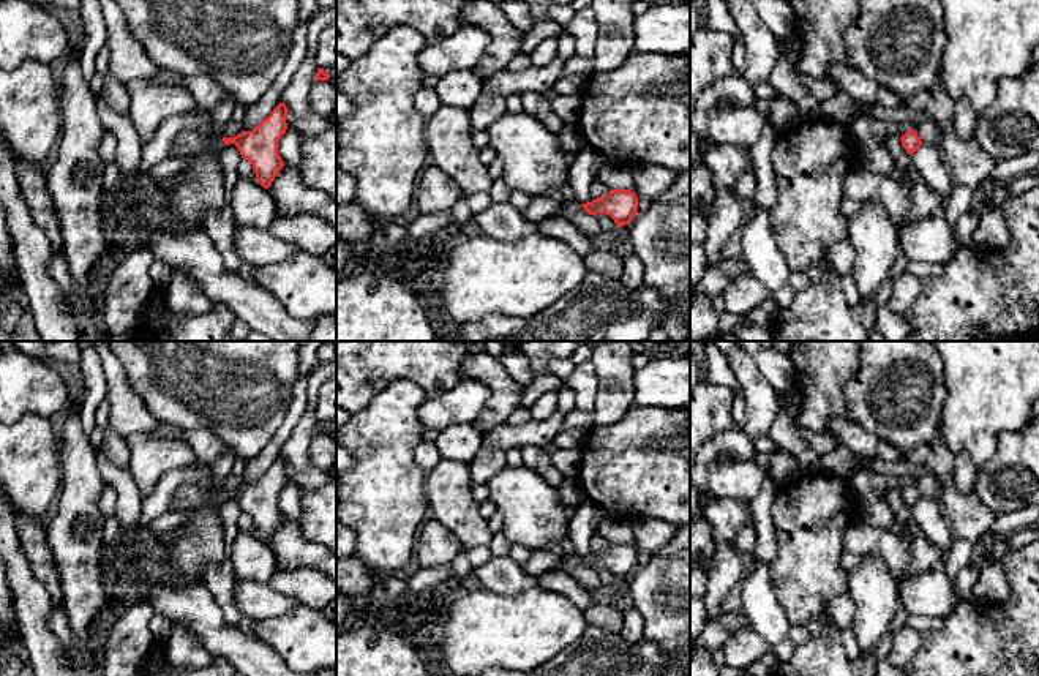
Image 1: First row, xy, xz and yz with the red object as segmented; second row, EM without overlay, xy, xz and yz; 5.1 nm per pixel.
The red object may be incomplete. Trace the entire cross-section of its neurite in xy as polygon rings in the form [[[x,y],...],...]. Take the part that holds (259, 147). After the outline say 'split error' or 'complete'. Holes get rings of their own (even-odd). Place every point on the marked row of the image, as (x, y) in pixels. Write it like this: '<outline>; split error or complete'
[[[279,103],[253,131],[242,131],[234,137],[183,130],[174,139],[171,156],[185,158],[210,147],[221,152],[226,145],[235,144],[242,158],[253,164],[256,180],[267,190],[284,166],[278,142],[287,130],[287,111],[286,104]]]; split error

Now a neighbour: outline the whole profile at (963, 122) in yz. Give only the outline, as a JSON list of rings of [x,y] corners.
[[[966,98],[954,101],[952,130],[965,141],[974,139],[976,114]]]

